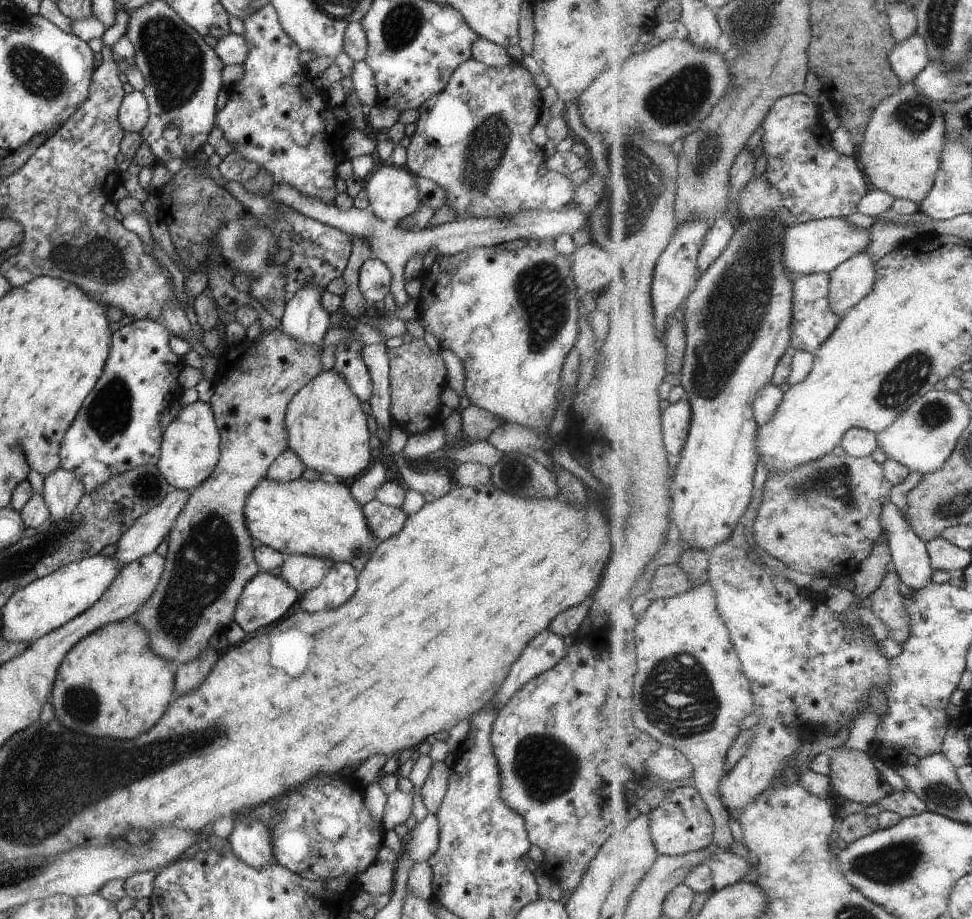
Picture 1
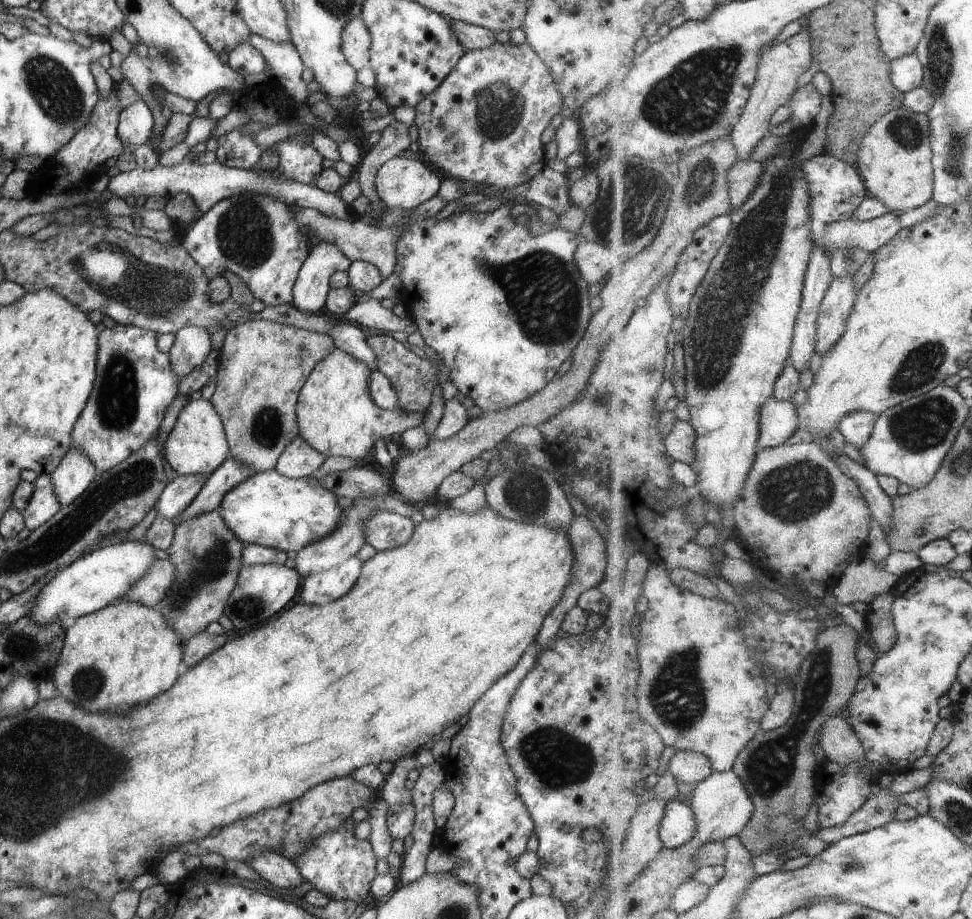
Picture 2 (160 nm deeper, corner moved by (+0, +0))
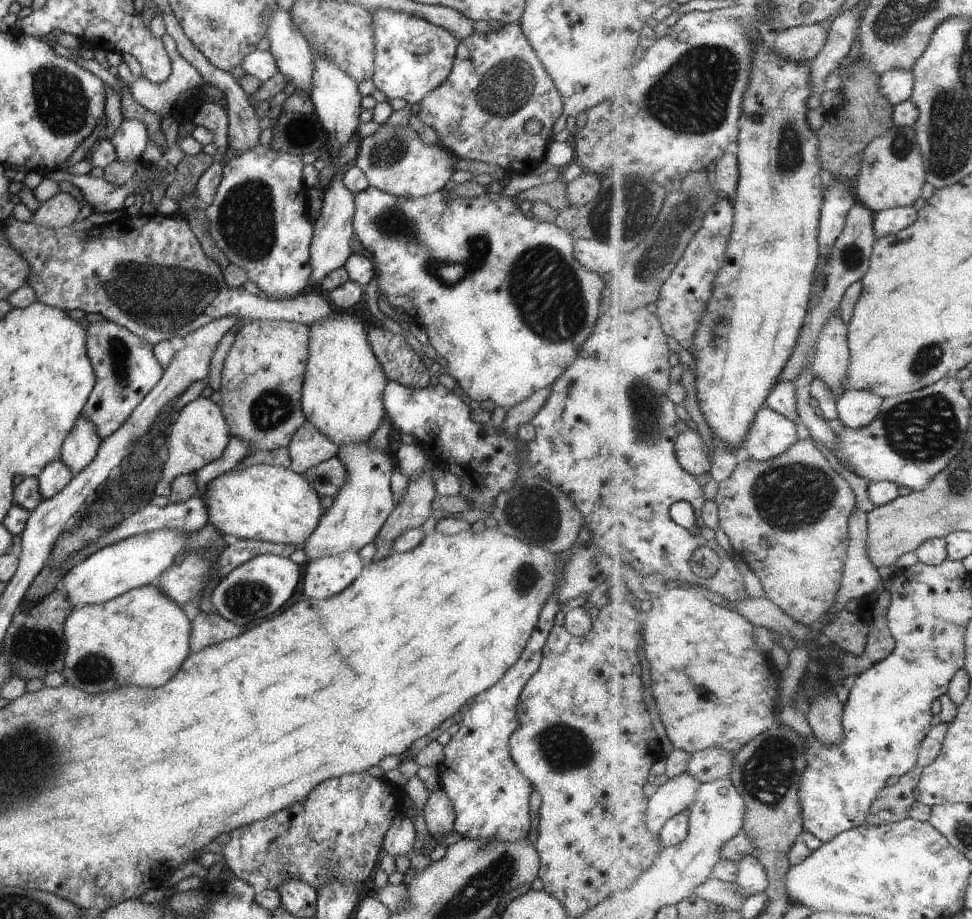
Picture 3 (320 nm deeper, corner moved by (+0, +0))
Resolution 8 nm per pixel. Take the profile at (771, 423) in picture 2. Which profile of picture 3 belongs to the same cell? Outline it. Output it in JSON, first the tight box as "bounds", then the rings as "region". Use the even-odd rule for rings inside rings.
{"bounds":[742,407,797,462],"region":[[[763,407],[755,417],[742,446],[749,458],[765,462],[786,453],[797,441],[796,422]]]}

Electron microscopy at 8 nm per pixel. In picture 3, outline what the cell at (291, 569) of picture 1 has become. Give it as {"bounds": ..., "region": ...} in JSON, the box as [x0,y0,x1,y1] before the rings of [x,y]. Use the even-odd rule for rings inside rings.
{"bounds":[304,441,393,562],"region":[[[368,441],[338,446],[336,457],[345,469],[344,479],[331,497],[331,506],[319,517],[316,527],[304,542],[305,562],[323,555],[349,551],[357,553],[362,546],[374,540],[377,531],[387,520],[393,508],[393,494],[389,489],[389,476],[393,468],[391,455],[387,453],[387,446],[385,449],[373,448]]]}

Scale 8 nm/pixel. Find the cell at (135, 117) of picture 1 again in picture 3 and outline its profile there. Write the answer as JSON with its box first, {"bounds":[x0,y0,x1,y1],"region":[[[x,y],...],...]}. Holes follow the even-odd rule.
{"bounds":[110,119,149,163],"region":[[[123,119],[110,141],[114,146],[115,161],[135,163],[141,160],[141,153],[145,150],[149,139],[143,123]]]}

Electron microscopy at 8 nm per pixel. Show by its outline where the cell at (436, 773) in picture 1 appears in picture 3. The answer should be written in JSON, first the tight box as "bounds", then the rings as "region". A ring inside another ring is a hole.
{"bounds":[423,788,455,844],"region":[[[439,788],[431,791],[423,805],[423,818],[428,834],[435,844],[452,830],[455,811],[450,798]]]}

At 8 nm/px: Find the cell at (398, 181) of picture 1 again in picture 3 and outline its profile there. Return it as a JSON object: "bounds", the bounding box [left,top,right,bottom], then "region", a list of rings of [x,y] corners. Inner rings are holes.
{"bounds":[353,124,454,197],"region":[[[380,124],[371,134],[358,140],[353,164],[366,174],[368,184],[396,197],[422,197],[443,188],[453,174],[454,156],[436,143],[423,143],[407,125]]]}

